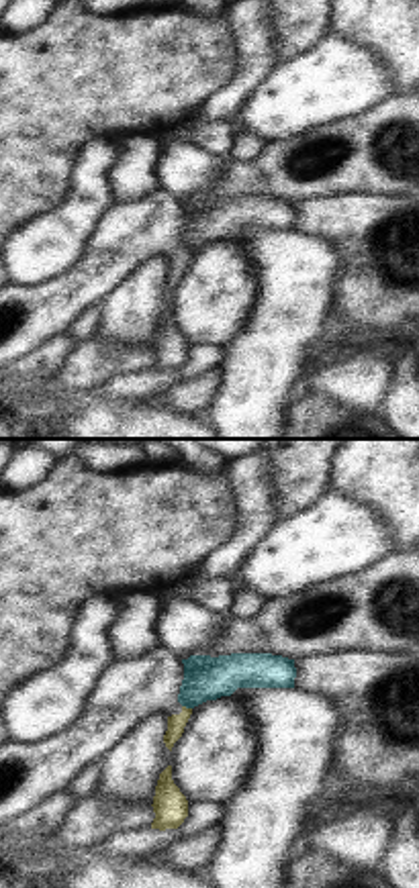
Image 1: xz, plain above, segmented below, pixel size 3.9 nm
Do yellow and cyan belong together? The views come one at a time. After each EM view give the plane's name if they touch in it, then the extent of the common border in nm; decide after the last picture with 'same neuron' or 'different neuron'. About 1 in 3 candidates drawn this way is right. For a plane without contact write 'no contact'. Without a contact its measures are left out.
meets yellow in xz; contact 40 nm long

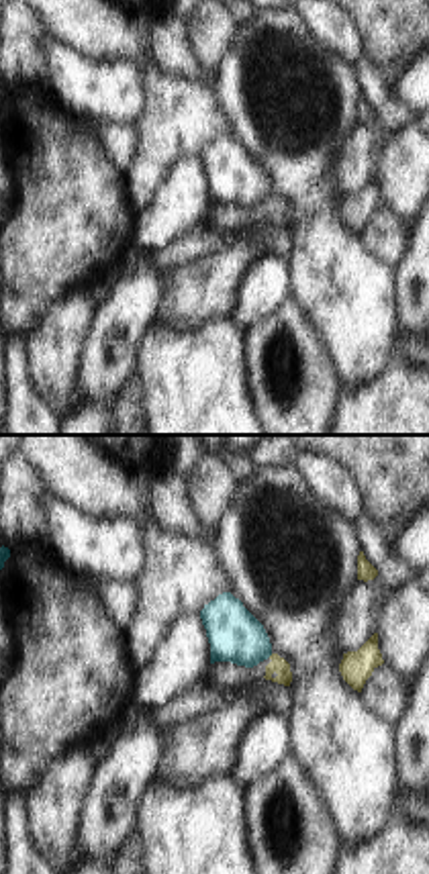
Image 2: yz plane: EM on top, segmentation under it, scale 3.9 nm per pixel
no contact

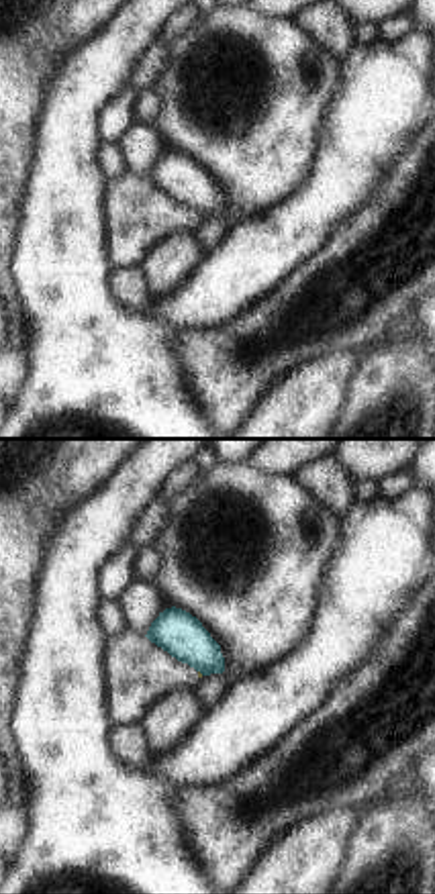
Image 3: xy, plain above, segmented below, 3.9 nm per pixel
no contact

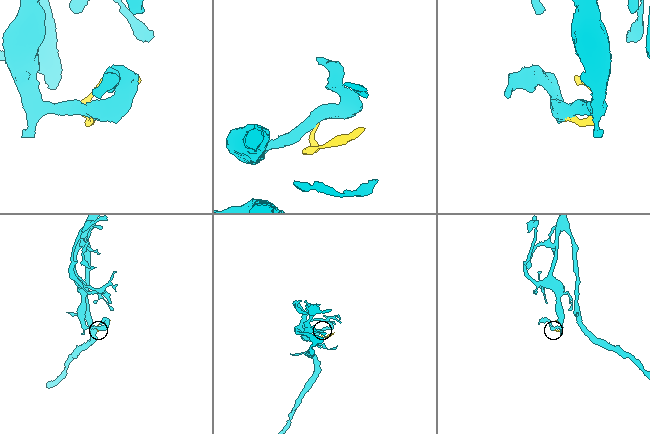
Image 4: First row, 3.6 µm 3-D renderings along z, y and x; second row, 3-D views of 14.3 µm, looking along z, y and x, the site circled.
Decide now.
different neuron

